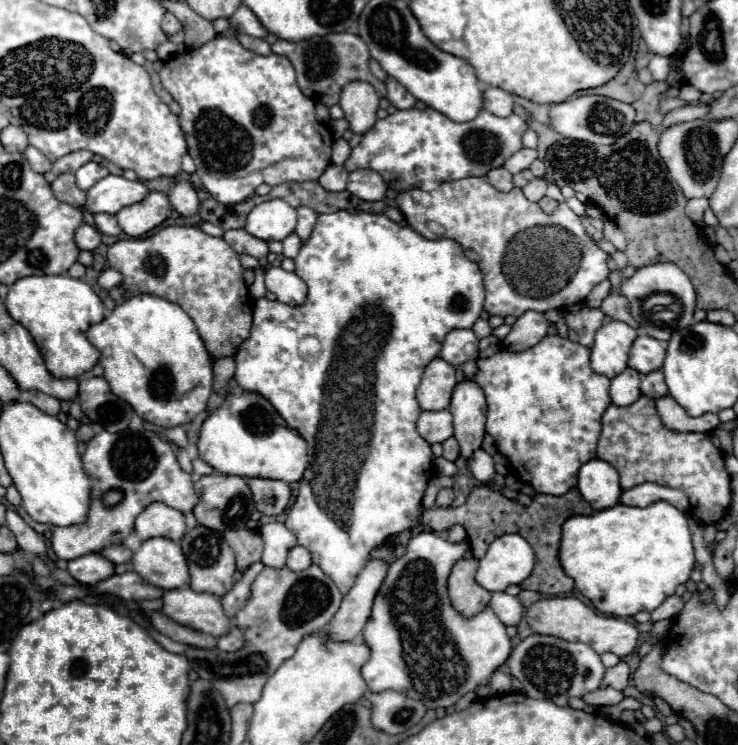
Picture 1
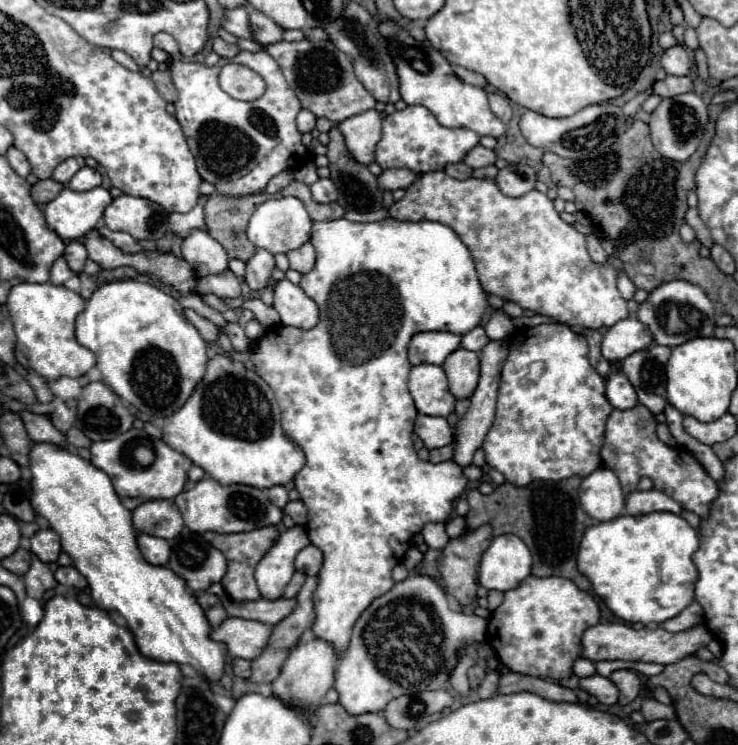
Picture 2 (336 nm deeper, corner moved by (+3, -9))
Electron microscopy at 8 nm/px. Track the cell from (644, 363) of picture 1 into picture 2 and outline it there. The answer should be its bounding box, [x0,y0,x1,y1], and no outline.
[621,343,671,397]

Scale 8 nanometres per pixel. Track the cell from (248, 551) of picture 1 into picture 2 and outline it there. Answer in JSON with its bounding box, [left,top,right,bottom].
[203,527,279,601]

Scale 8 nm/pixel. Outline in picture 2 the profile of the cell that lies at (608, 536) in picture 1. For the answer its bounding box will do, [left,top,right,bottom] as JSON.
[577,513,699,623]

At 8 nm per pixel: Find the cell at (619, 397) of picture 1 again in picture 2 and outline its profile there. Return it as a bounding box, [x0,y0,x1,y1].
[605,367,637,409]

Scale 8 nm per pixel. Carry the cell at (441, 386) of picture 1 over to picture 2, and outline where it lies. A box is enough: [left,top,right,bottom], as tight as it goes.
[409,365,455,417]

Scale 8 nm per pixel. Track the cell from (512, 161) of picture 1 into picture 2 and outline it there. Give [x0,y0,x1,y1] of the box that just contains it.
[465,145,499,169]

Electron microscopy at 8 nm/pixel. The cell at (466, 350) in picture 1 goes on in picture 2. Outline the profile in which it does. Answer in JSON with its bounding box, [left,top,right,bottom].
[409,331,461,365]

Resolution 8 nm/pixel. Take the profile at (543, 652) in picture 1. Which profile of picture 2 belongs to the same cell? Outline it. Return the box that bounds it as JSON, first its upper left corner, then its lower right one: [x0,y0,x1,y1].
[579,673,617,705]

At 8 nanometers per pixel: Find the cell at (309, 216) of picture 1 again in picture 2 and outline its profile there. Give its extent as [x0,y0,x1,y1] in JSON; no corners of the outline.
[287,241,315,273]

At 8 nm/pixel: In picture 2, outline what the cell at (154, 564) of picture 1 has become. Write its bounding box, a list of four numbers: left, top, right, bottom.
[137,533,171,565]

